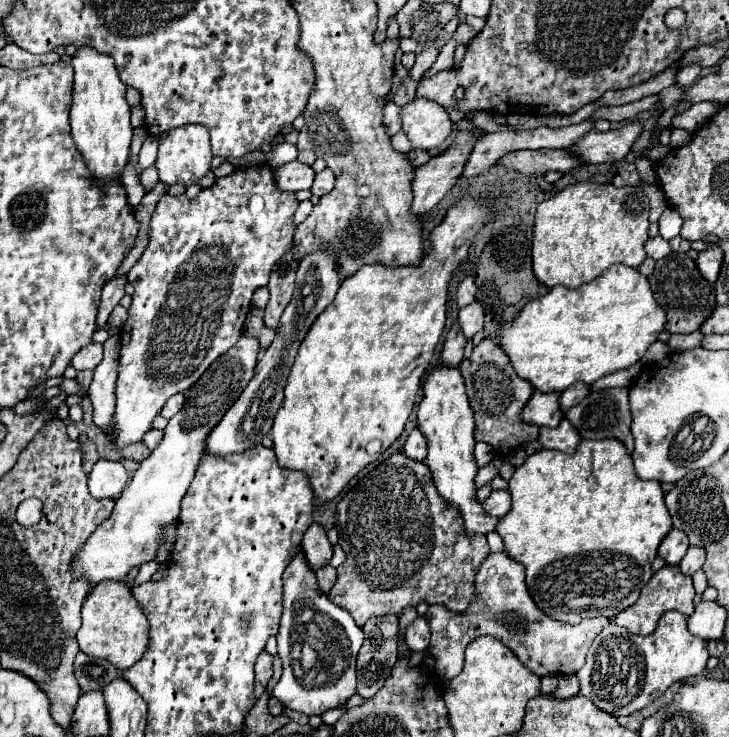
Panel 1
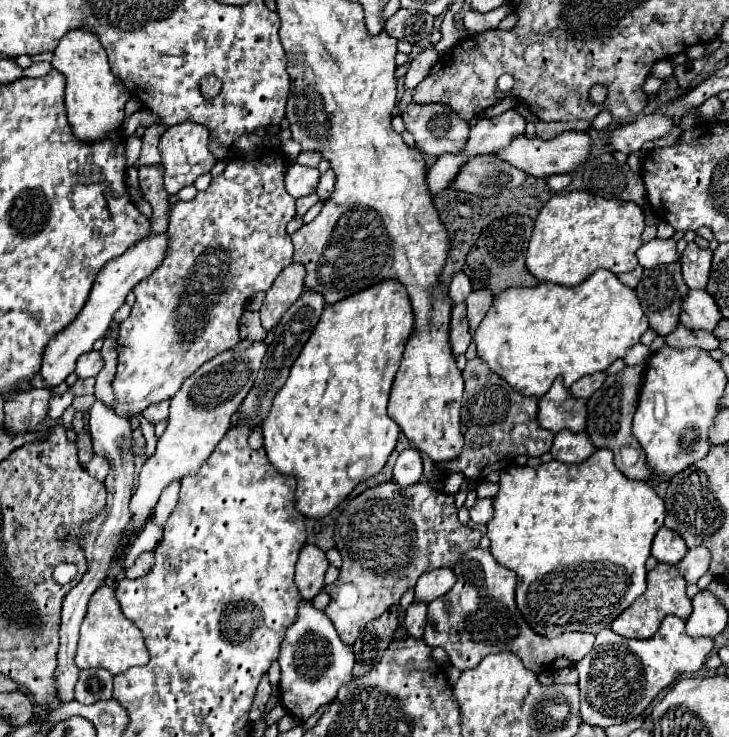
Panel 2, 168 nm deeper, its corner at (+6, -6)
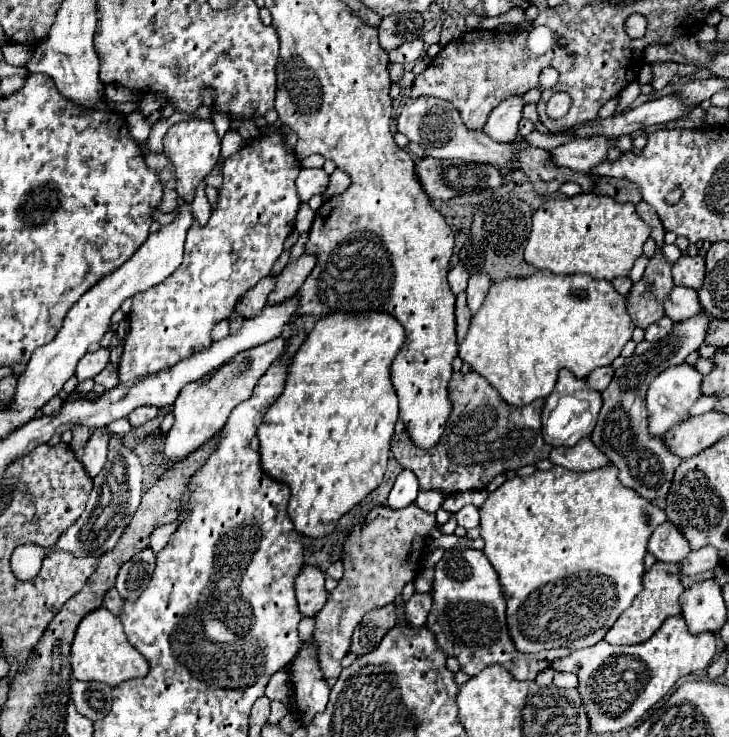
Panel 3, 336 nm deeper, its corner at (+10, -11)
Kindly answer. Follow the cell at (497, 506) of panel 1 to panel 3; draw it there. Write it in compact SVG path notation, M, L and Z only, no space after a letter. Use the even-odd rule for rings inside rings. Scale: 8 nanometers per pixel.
M468 504L462 510L458 510L456 512L456 522L458 522L458 526L464 526L466 530L476 528L480 524L480 510L478 510L478 506Z

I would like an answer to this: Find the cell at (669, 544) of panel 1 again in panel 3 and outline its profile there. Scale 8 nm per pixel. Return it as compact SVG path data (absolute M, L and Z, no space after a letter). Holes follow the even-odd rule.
M666 520L650 536L650 540L648 540L648 552L652 552L656 556L656 560L678 564L690 552L690 544L682 536L682 532L672 522Z

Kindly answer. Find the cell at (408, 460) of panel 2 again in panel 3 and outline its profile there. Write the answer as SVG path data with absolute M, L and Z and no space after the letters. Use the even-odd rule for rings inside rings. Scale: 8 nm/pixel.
M402 470L394 482L390 496L388 496L388 506L394 510L406 508L416 500L416 494L418 494L418 480L416 480L414 472Z

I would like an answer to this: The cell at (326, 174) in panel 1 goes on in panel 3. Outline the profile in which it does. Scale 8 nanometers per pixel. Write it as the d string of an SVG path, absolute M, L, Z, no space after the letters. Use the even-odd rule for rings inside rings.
M334 170L334 174L330 176L330 186L324 194L326 196L336 196L336 194L342 194L348 186L350 186L350 174L346 174L342 170Z

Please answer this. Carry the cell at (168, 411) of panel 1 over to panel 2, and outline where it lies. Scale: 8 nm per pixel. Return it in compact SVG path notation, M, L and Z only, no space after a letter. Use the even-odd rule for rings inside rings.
M162 401L162 403L156 403L156 405L150 405L146 411L142 411L142 417L146 417L150 423L160 423L160 421L166 421L168 419L168 401Z

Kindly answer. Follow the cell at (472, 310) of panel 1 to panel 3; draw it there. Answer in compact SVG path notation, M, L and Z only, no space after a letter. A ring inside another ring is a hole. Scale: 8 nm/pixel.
M478 272L478 274L472 274L470 280L468 280L468 308L472 314L478 312L478 308L482 306L486 294L488 294L488 288L490 288L490 278L488 274L484 272Z

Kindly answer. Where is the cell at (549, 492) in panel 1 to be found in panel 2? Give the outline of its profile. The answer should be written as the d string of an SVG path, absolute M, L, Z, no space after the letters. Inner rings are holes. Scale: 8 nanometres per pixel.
M596 449L590 459L576 463L576 465L566 465L562 461L550 461L550 463L542 463L536 469L534 467L510 467L508 471L504 471L500 475L500 491L494 497L494 519L488 523L488 537L492 541L490 553L494 555L494 559L498 563L502 563L504 567L516 571L518 575L518 585L516 585L516 603L518 609L522 611L524 619L528 621L528 625L538 631L544 637L558 637L562 633L568 631L588 631L588 633L598 633L606 627L610 627L610 623L626 609L630 607L646 589L646 569L644 563L650 557L650 547L652 541L658 533L658 529L662 527L666 517L666 509L664 509L664 501L654 493L652 485L646 481L634 481L628 479L626 475L622 475L616 465L614 465L614 455L610 449Z

